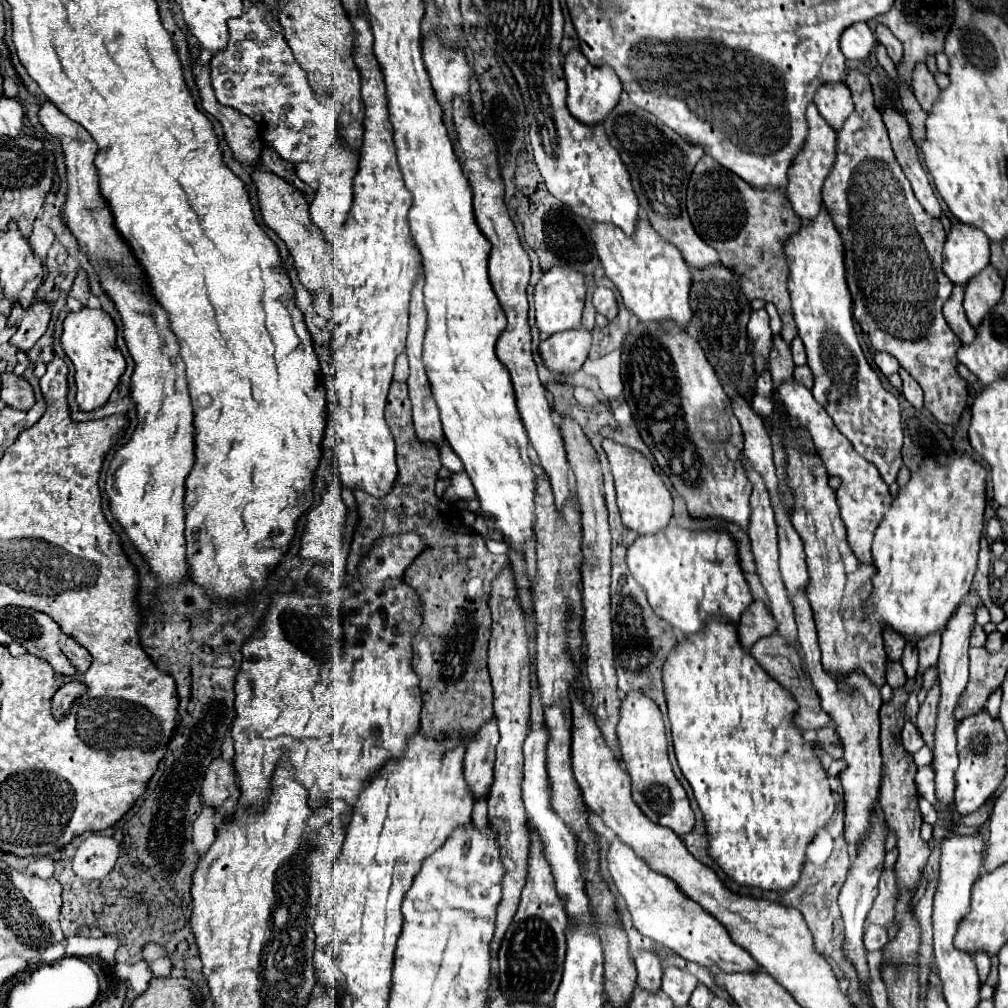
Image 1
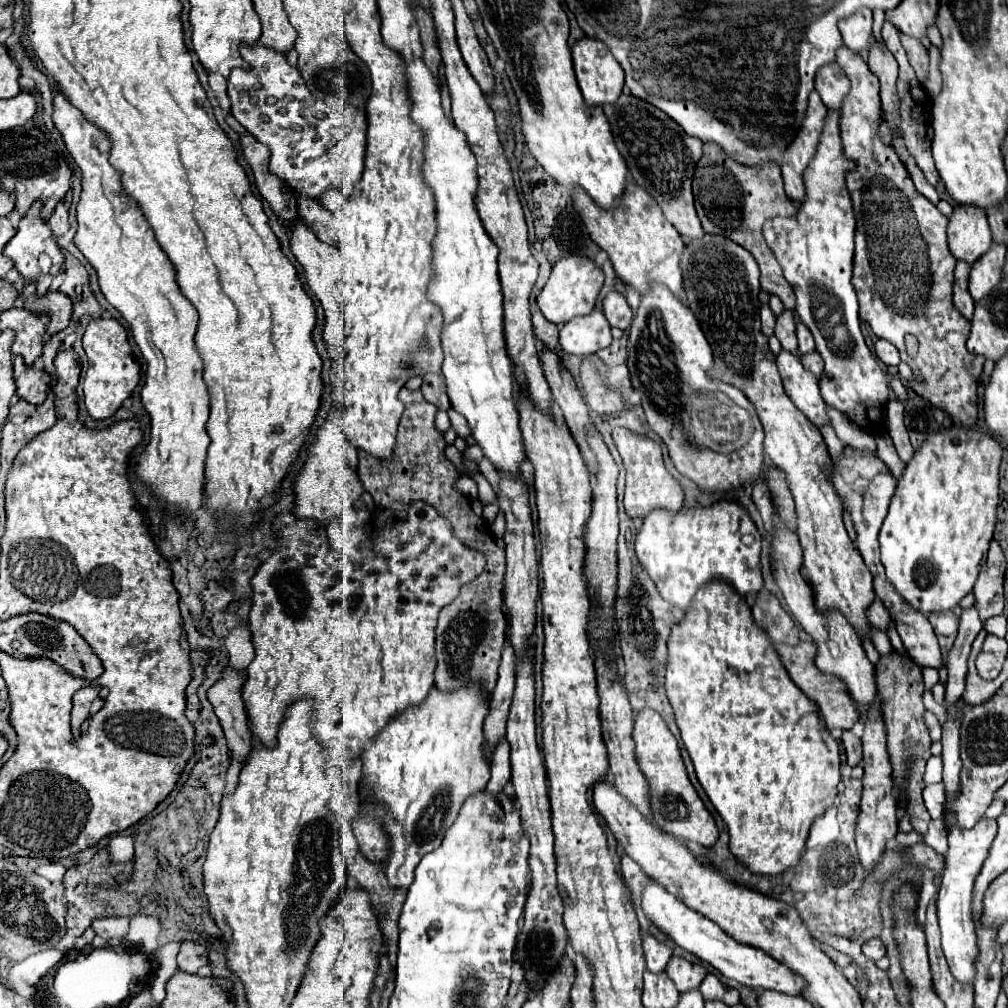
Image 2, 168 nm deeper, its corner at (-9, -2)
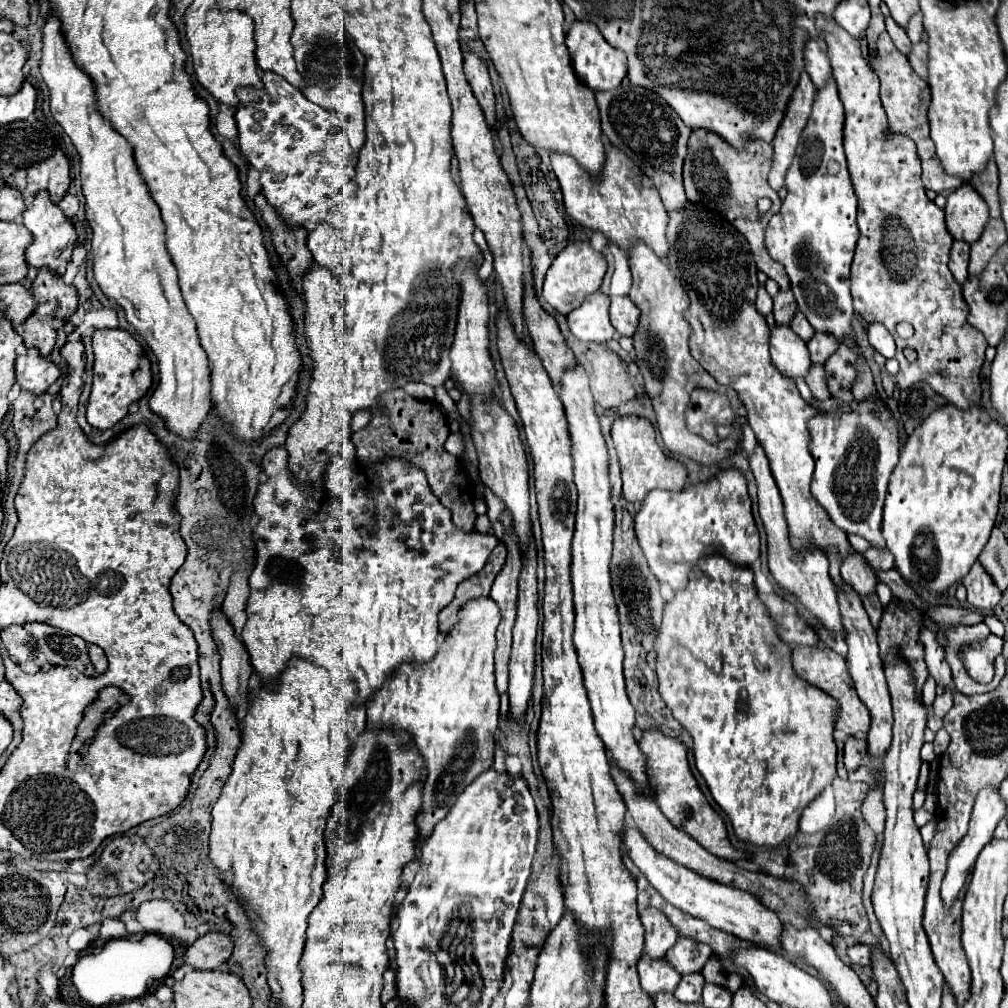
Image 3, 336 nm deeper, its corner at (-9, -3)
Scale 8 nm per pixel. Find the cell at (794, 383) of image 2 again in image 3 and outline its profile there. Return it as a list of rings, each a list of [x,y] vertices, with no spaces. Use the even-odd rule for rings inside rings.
[[[775,324],[771,328],[769,346],[771,346],[773,362],[783,374],[797,378],[809,372],[811,360],[809,360],[807,344],[791,330],[791,326]]]

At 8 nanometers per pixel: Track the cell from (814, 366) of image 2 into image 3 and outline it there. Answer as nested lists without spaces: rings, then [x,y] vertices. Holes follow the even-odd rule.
[[[815,332],[807,342],[807,348],[811,352],[811,362],[823,364],[837,350],[837,340],[833,340],[833,336],[825,336],[823,332]]]

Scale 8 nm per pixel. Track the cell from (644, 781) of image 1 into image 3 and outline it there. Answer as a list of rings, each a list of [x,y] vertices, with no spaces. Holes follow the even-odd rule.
[[[647,730],[643,732],[643,738],[639,742],[639,748],[647,756],[647,770],[649,770],[649,780],[655,790],[655,802],[661,808],[661,812],[669,818],[673,826],[679,830],[685,830],[687,834],[693,836],[707,852],[715,854],[717,858],[737,862],[743,858],[743,854],[729,842],[727,838],[727,828],[723,818],[711,808],[707,798],[697,786],[697,780],[691,774],[689,762],[687,762],[687,748],[683,746],[681,740],[665,736],[661,732]]]

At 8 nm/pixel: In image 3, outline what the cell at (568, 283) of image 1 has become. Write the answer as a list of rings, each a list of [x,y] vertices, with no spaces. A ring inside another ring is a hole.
[[[571,242],[557,254],[557,258],[547,270],[543,284],[543,300],[551,304],[559,314],[567,316],[583,302],[587,294],[595,292],[601,286],[605,272],[607,272],[607,260],[603,258],[601,252],[593,250],[589,242]]]

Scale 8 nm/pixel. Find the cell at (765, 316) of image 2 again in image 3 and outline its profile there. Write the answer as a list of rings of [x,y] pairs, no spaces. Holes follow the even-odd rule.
[[[759,286],[757,288],[757,310],[767,316],[771,310],[773,310],[773,298],[767,294],[765,286]]]

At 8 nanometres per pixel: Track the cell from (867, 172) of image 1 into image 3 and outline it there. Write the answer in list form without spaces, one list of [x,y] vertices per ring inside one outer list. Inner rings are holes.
[[[817,20],[817,28],[825,28],[825,44],[827,44],[827,56],[833,68],[833,76],[839,86],[839,96],[843,92],[843,106],[845,106],[845,156],[849,164],[849,174],[853,180],[855,196],[859,200],[857,208],[857,226],[859,226],[859,242],[855,248],[855,258],[851,264],[851,296],[853,296],[853,308],[855,312],[869,324],[881,322],[887,326],[887,330],[893,334],[897,342],[897,360],[899,360],[899,372],[897,372],[897,384],[901,388],[909,388],[917,382],[927,382],[937,394],[941,394],[945,400],[955,404],[957,408],[969,408],[971,402],[979,404],[981,400],[981,382],[979,372],[985,362],[985,350],[987,340],[981,332],[977,332],[971,324],[967,324],[969,306],[965,306],[965,300],[961,296],[961,286],[955,282],[953,274],[947,268],[949,250],[953,244],[953,238],[947,232],[945,226],[945,212],[925,196],[925,188],[921,182],[921,160],[917,156],[917,148],[909,136],[885,136],[889,130],[885,110],[879,100],[879,78],[869,68],[867,60],[861,56],[859,40],[849,36],[835,20]],[[903,246],[909,246],[911,252],[905,252]],[[899,258],[905,258],[901,262]],[[899,322],[909,322],[915,328],[915,334],[907,340],[899,338],[895,332],[895,326]],[[911,346],[917,352],[917,362],[909,364],[903,356],[903,348]]]

